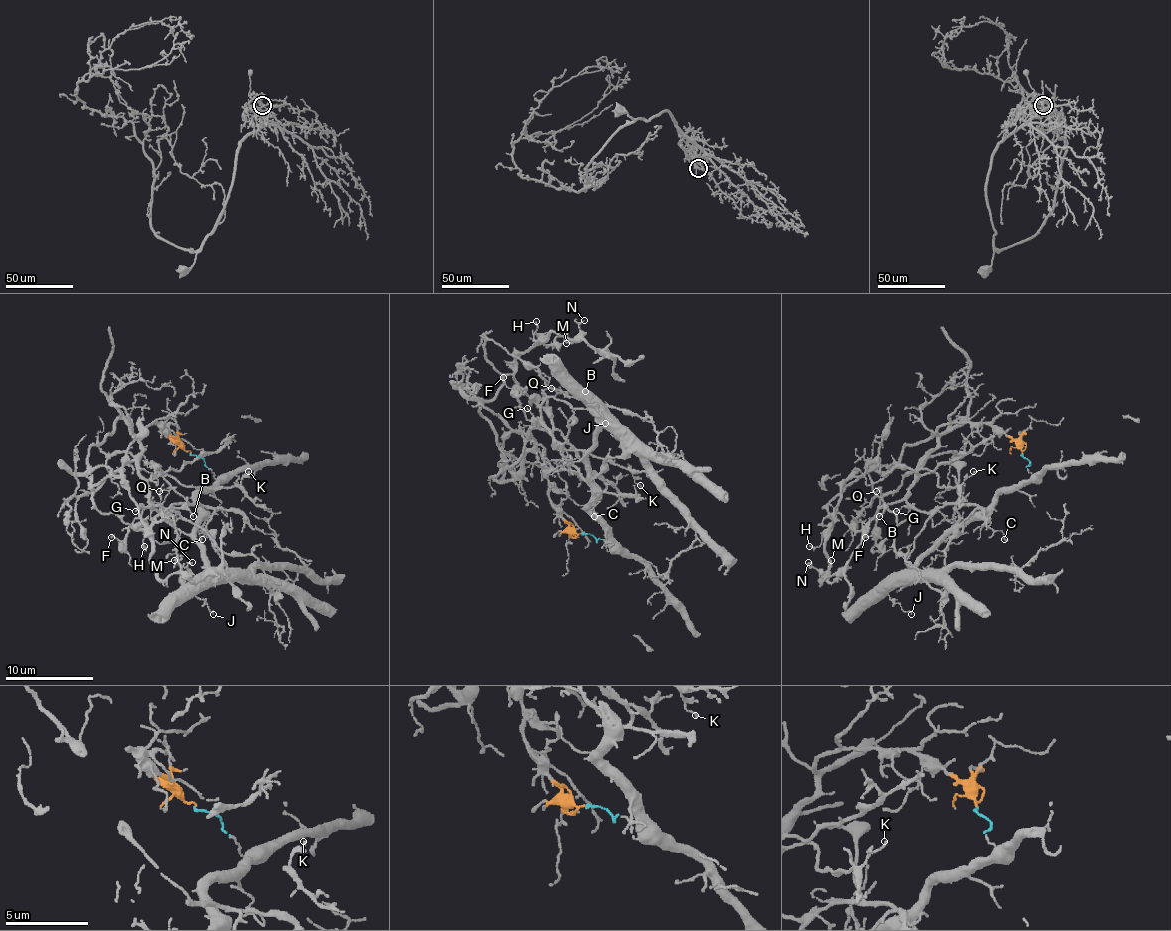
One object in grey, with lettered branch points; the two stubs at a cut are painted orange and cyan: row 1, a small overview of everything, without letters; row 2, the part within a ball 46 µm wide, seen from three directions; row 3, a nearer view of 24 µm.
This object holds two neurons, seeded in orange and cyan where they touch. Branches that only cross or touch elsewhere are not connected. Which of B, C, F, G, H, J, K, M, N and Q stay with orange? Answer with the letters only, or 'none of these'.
B, F, G, H, K, M, N, Q

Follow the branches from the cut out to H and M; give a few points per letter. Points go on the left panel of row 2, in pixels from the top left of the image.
H: (191, 452), (154, 421), (136, 435), (121, 419), (88, 450), (93, 467), (123, 476), (143, 546)
M: (191, 452), (121, 419), (88, 450), (123, 476), (161, 579), (174, 559)

